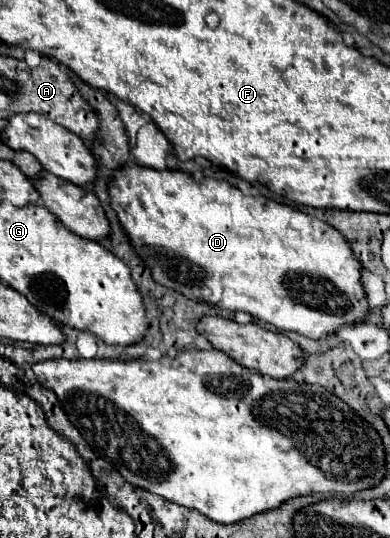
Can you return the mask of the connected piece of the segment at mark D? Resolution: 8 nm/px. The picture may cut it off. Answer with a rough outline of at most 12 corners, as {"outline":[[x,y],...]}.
{"outline":[[127,164],[159,284],[325,340],[369,314],[343,234],[225,180]]}

